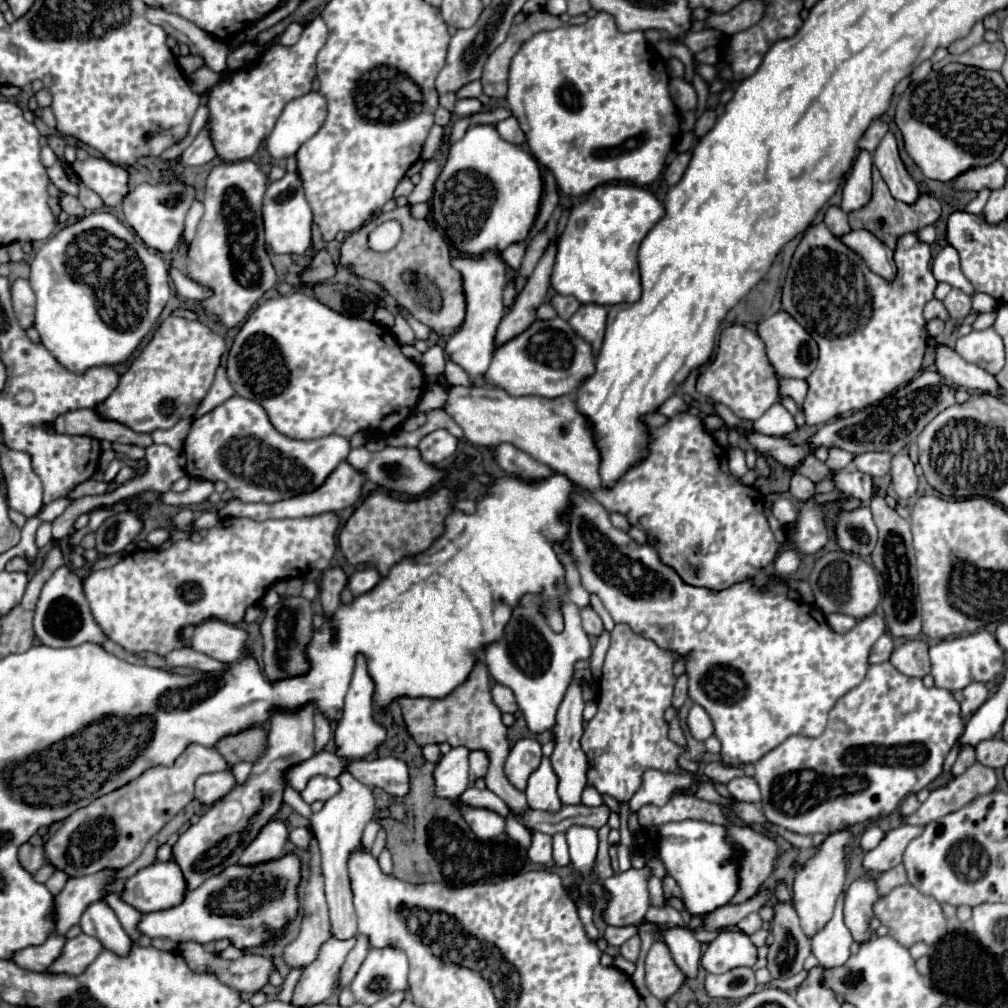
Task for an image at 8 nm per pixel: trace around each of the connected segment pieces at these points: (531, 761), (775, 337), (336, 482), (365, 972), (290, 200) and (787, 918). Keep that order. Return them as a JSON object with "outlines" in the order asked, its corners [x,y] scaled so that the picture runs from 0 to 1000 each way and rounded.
{"outlines":[[[[528,732],[514,734],[506,742],[506,748],[500,756],[500,768],[506,774],[506,778],[516,786],[520,786],[524,770],[534,762],[536,752],[538,752],[538,744],[534,734],[528,734]]],[[[774,308],[768,313],[756,317],[752,323],[752,333],[760,341],[760,351],[764,355],[764,361],[768,363],[768,367],[774,373],[790,375],[790,377],[798,377],[804,373],[804,369],[808,367],[810,355],[812,355],[810,339],[804,335],[804,331],[786,313],[782,313],[782,310]]],[[[337,458],[333,462],[333,466],[325,472],[325,476],[310,486],[310,488],[304,488],[302,492],[290,492],[286,496],[278,496],[274,500],[250,500],[250,498],[240,498],[240,496],[226,496],[218,506],[216,510],[220,514],[238,514],[238,512],[244,512],[244,514],[250,514],[250,516],[266,516],[266,514],[298,514],[298,512],[313,512],[313,510],[319,510],[319,508],[335,508],[339,504],[345,504],[349,502],[355,494],[357,494],[357,486],[359,486],[359,478],[361,478],[361,472],[355,470],[347,460],[343,458]]],[[[367,940],[353,970],[347,976],[353,994],[371,996],[381,988],[405,980],[403,946],[391,940]]],[[[284,171],[280,179],[268,181],[262,192],[262,228],[264,228],[264,242],[270,246],[272,252],[302,252],[308,246],[310,234],[310,208],[304,200],[300,179],[296,173]]],[[[770,895],[770,909],[766,913],[768,935],[762,942],[762,962],[770,972],[782,972],[796,962],[804,946],[804,931],[794,921],[792,907],[786,897]]]]}

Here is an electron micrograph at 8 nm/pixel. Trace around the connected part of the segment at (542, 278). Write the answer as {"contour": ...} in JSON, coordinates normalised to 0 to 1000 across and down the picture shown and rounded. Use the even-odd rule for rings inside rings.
{"contour":[[[554,238],[542,246],[540,254],[536,256],[534,264],[530,266],[528,274],[524,276],[520,288],[512,294],[510,304],[498,315],[498,319],[494,323],[494,331],[492,331],[492,343],[508,337],[510,333],[520,329],[532,317],[532,306],[540,300],[544,284],[546,284],[548,264],[550,264],[550,256],[552,256],[552,244],[554,244]]]}

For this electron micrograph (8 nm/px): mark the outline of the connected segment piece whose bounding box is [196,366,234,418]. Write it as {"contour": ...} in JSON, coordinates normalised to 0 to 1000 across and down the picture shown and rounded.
{"contour":[[[216,363],[216,367],[214,367],[214,377],[212,377],[208,389],[204,391],[204,395],[200,397],[198,405],[194,407],[194,415],[200,413],[200,411],[204,411],[204,409],[208,409],[210,405],[214,405],[216,401],[220,401],[220,399],[226,397],[228,393],[232,393],[232,385],[228,383],[228,379],[226,379],[226,375],[224,375],[224,365],[222,365],[222,363]]]}

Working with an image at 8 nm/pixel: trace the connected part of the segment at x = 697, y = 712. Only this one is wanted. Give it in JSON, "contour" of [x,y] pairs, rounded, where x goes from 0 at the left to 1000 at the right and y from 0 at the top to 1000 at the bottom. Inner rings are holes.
{"contour":[[[688,698],[685,702],[685,708],[683,708],[683,722],[687,726],[687,730],[694,736],[702,734],[706,728],[708,728],[708,720],[706,720],[706,714],[704,710],[700,708],[700,704],[692,698]]]}

